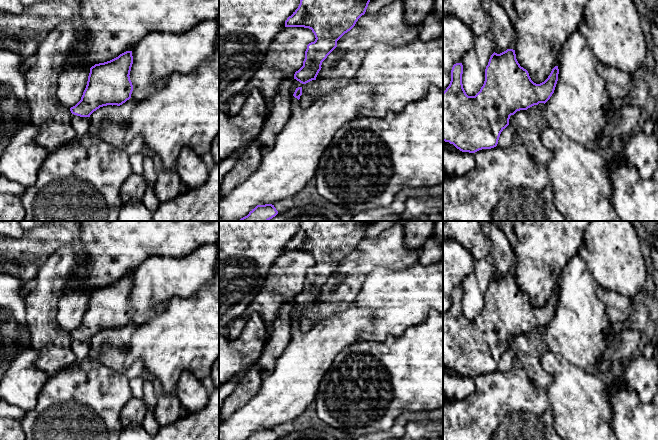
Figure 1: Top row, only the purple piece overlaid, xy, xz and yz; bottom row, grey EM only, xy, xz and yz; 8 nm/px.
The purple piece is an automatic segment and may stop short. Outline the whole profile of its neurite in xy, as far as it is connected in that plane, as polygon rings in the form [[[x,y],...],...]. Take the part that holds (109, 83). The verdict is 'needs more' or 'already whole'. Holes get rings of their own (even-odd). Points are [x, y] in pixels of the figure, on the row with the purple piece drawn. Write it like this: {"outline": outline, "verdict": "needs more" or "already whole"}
{"outline": [[[126,51],[110,61],[92,66],[81,100],[70,108],[71,113],[90,117],[100,107],[120,106],[129,100],[133,91],[129,76],[132,64],[132,51]]], "verdict": "already whole"}

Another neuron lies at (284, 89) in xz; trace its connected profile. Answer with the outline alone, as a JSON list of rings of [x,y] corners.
[[[290,77],[278,87],[273,99],[273,107],[263,123],[260,134],[247,146],[236,165],[223,178],[222,198],[247,180],[259,168],[264,155],[273,148],[277,136],[291,117],[289,96],[293,83],[294,77]]]

